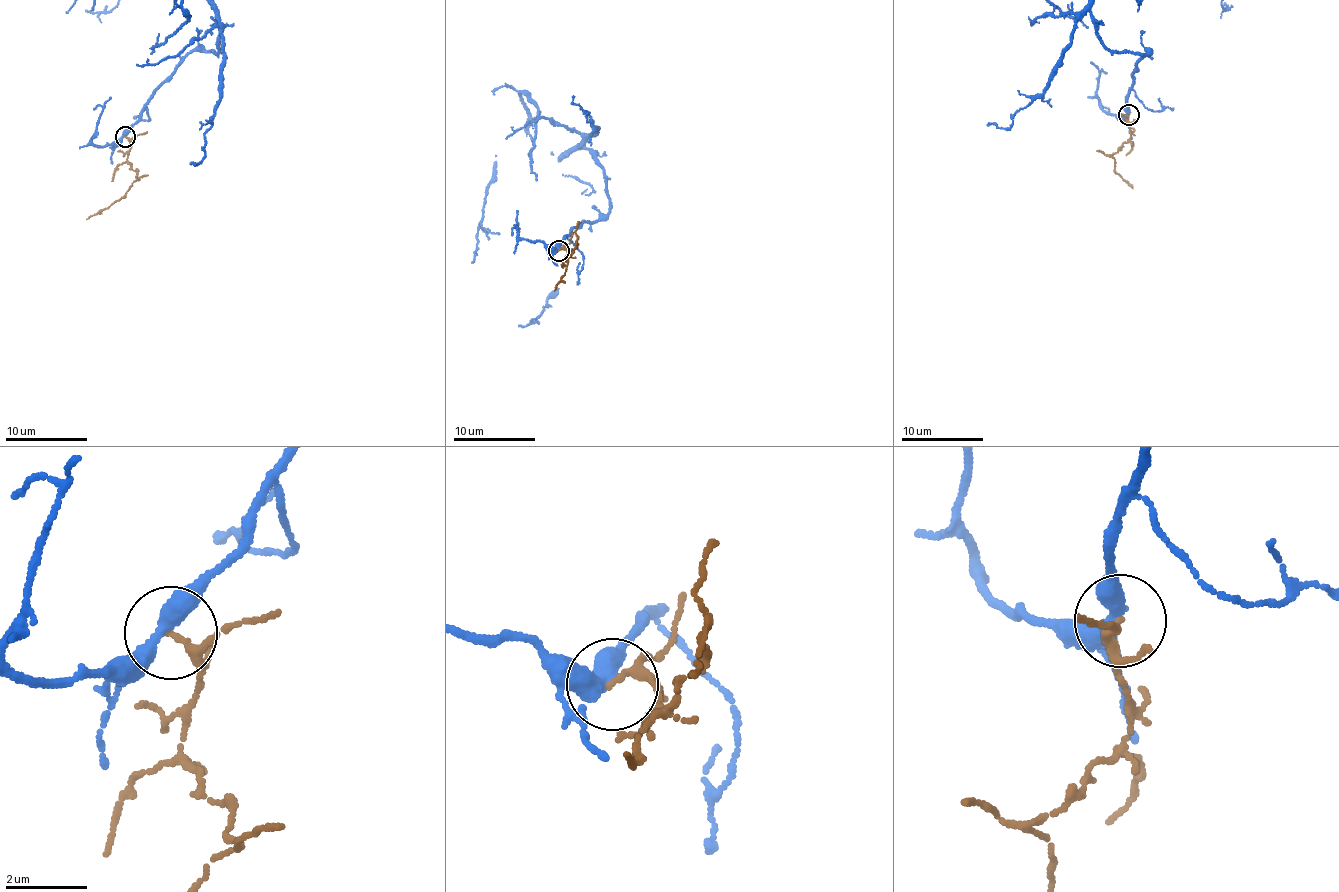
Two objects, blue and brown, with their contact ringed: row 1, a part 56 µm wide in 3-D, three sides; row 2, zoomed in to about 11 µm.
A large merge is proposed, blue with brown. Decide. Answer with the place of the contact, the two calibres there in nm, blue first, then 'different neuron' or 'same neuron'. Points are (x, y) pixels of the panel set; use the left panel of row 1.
place (125, 136); calibres 380 and 140 nm; different neuron

